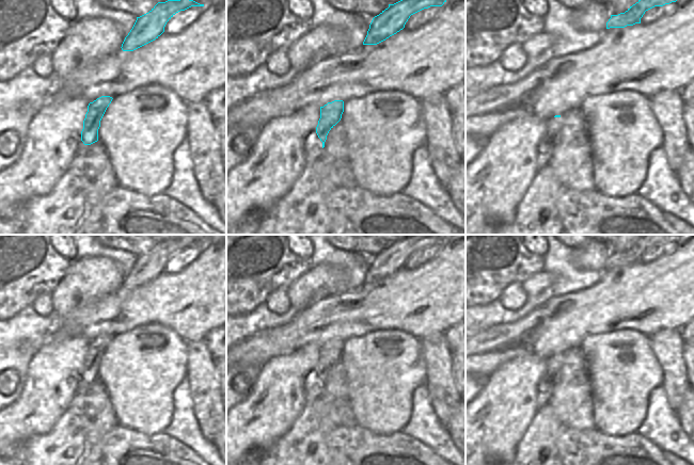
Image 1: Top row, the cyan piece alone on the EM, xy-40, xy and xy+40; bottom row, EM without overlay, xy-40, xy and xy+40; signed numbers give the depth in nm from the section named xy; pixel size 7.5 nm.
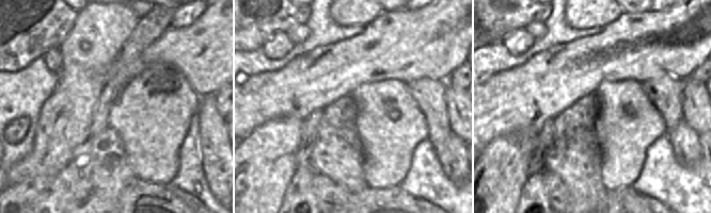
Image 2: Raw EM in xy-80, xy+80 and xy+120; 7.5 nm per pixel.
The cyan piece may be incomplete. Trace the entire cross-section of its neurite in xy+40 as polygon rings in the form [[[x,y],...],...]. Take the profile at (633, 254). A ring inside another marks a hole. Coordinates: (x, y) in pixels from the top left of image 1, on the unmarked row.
[[[645,235],[630,245],[625,252],[611,254],[611,257],[606,261],[606,268],[625,267],[627,264],[641,262],[641,257],[646,250],[654,245],[663,245],[676,241],[679,236],[680,235]]]

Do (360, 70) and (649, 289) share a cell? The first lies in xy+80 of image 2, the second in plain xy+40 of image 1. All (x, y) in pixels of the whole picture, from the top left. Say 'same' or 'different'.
same

